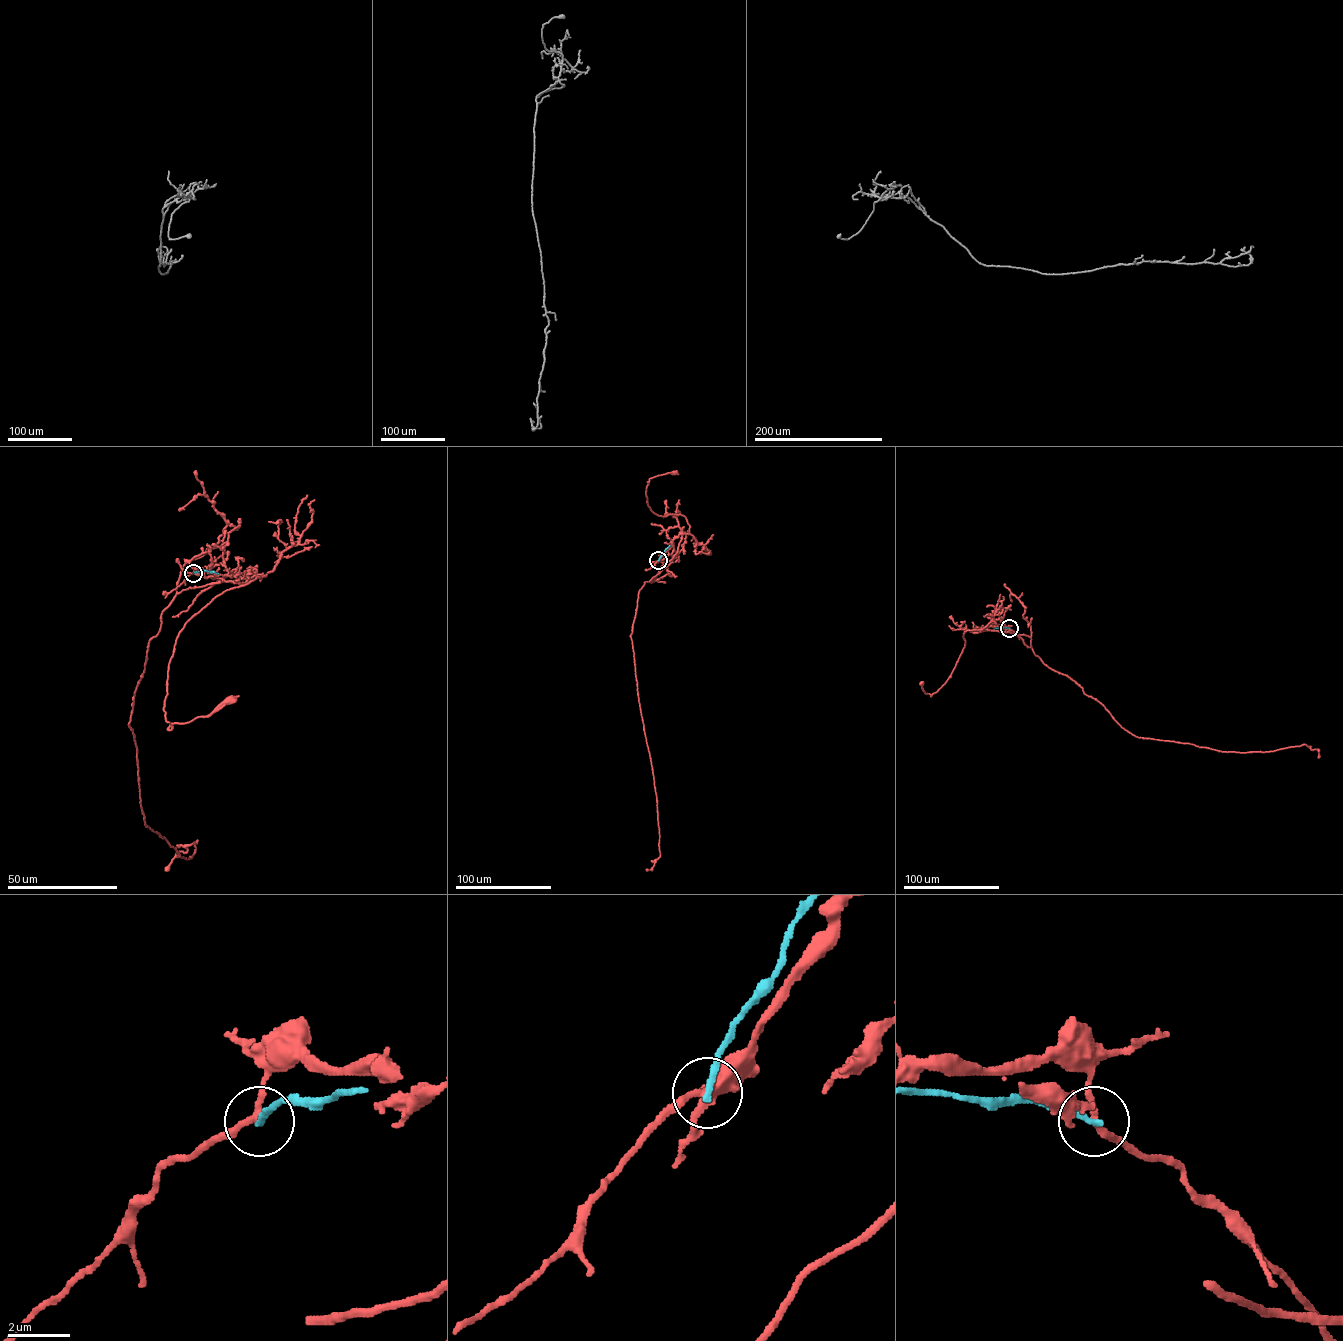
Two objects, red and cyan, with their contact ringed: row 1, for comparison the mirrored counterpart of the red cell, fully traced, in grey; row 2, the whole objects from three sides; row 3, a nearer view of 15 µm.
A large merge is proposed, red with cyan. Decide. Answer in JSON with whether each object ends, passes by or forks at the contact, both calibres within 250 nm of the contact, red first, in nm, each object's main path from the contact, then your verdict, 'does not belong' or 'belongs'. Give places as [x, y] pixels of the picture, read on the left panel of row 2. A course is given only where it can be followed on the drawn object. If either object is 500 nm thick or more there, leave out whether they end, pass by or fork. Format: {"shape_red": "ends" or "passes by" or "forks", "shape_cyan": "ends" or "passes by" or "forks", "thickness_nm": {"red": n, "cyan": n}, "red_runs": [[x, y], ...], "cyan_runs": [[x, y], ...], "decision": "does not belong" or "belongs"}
{"shape_red": "passes by", "shape_cyan": "ends", "thickness_nm": {"red": 190, "cyan": 220}, "red_runs": [[193, 573], [224, 561], [243, 578], [265, 576], [224, 591], [194, 615], [168, 664], [168, 729], [230, 701]], "cyan_runs": [[193, 573], [207, 570], [219, 574]], "decision": "does not belong"}

